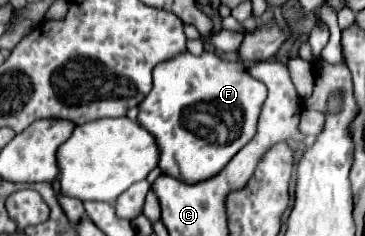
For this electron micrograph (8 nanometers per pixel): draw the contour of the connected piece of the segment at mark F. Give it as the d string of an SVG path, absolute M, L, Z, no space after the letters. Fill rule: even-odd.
M184 50L154 68L154 88L140 104L138 124L156 136L160 170L186 184L198 184L216 176L252 140L264 100L264 84L250 76L242 60L224 60L210 50L200 56Z

